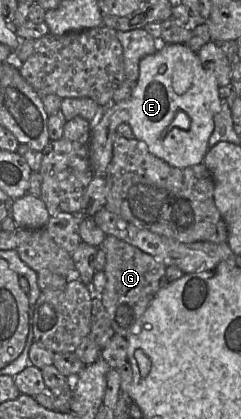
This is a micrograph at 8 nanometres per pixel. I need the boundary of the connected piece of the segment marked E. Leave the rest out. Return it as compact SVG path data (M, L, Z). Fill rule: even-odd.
M158 42L157 51L154 54L143 57L139 62L139 77L131 97L127 100L111 103L107 107L103 107L101 114L92 124L89 142L89 161L94 176L105 176L112 160L114 137L117 133L118 126L122 123L128 124L131 127L135 138L145 142L151 154L173 167L186 168L203 163L204 157L210 149L208 147L208 141L214 131L214 116L221 110L219 88L214 73L203 67L198 54L193 52L187 44L165 44ZM178 62L191 65L194 75L191 87L183 95L176 94L172 88L173 70ZM178 111L183 111L189 116L189 129L183 130L172 127L172 121Z

